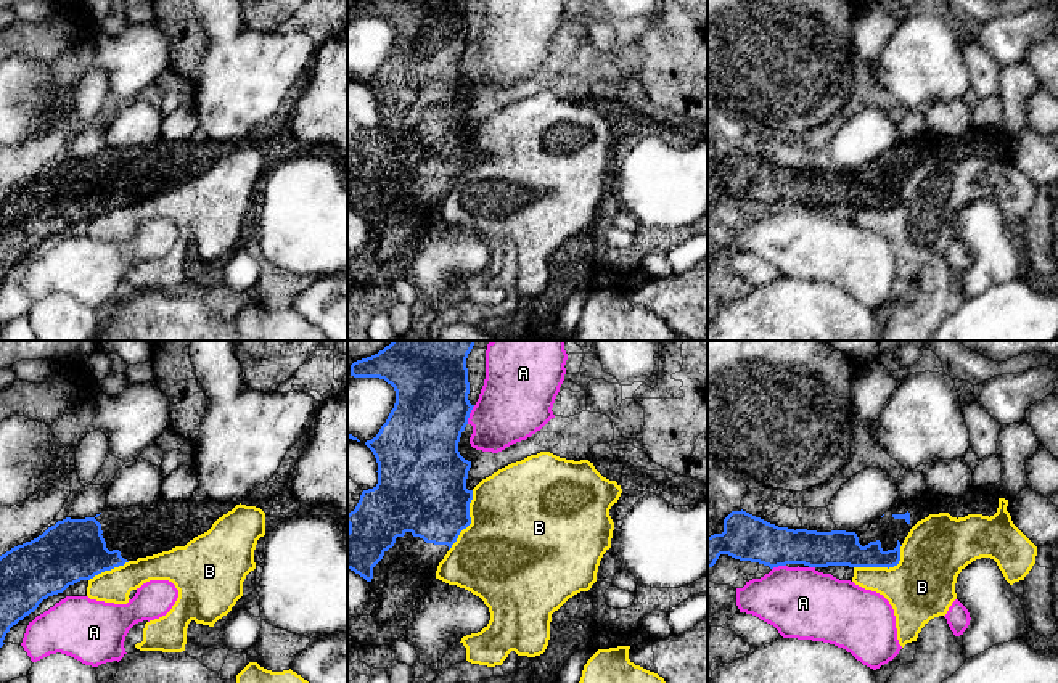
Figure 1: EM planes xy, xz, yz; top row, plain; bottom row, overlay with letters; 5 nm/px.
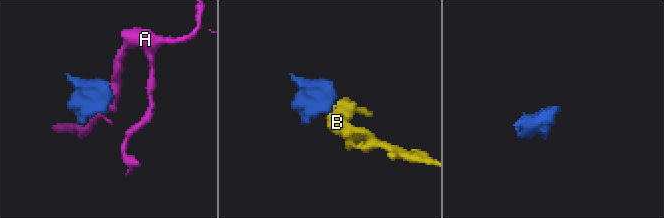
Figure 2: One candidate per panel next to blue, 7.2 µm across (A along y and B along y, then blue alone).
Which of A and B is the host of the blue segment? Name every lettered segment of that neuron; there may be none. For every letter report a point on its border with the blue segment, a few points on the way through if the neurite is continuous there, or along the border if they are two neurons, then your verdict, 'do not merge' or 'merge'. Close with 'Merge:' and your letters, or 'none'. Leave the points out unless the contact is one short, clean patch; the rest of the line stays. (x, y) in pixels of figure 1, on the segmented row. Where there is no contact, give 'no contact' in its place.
A: meets blue in xz at (468, 415); border along xz (475, 405), (467, 423); do not merge
B: meets blue in yz at (885, 566); do not merge
Merge: none

